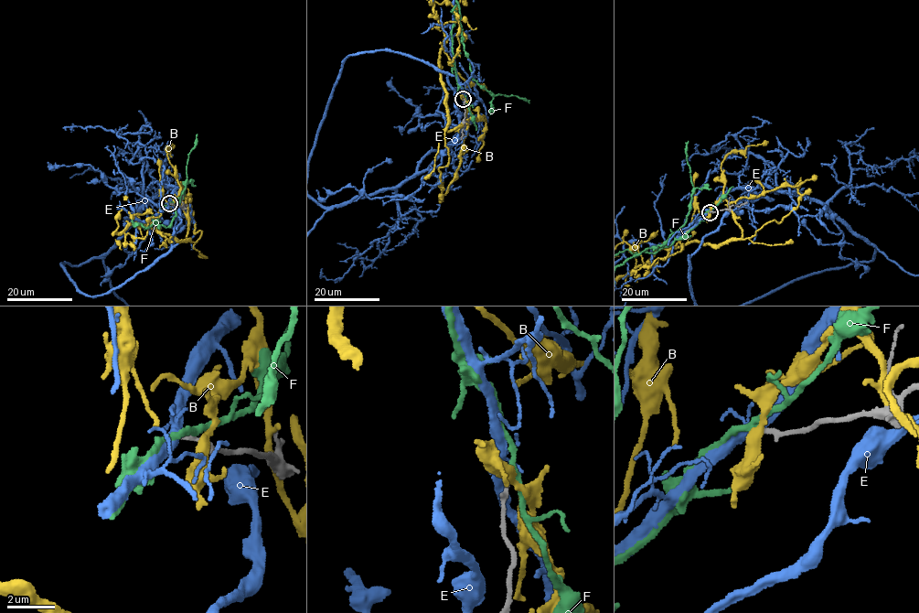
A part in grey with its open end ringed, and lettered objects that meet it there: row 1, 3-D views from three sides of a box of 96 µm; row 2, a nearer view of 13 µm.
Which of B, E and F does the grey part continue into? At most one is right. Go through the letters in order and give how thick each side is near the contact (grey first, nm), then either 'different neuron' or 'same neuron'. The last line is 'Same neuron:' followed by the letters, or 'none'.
B: 280/360 nm | different neuron
E: 200/360 nm | different neuron
F: 220/260 nm | different neuron
Same neuron: none

